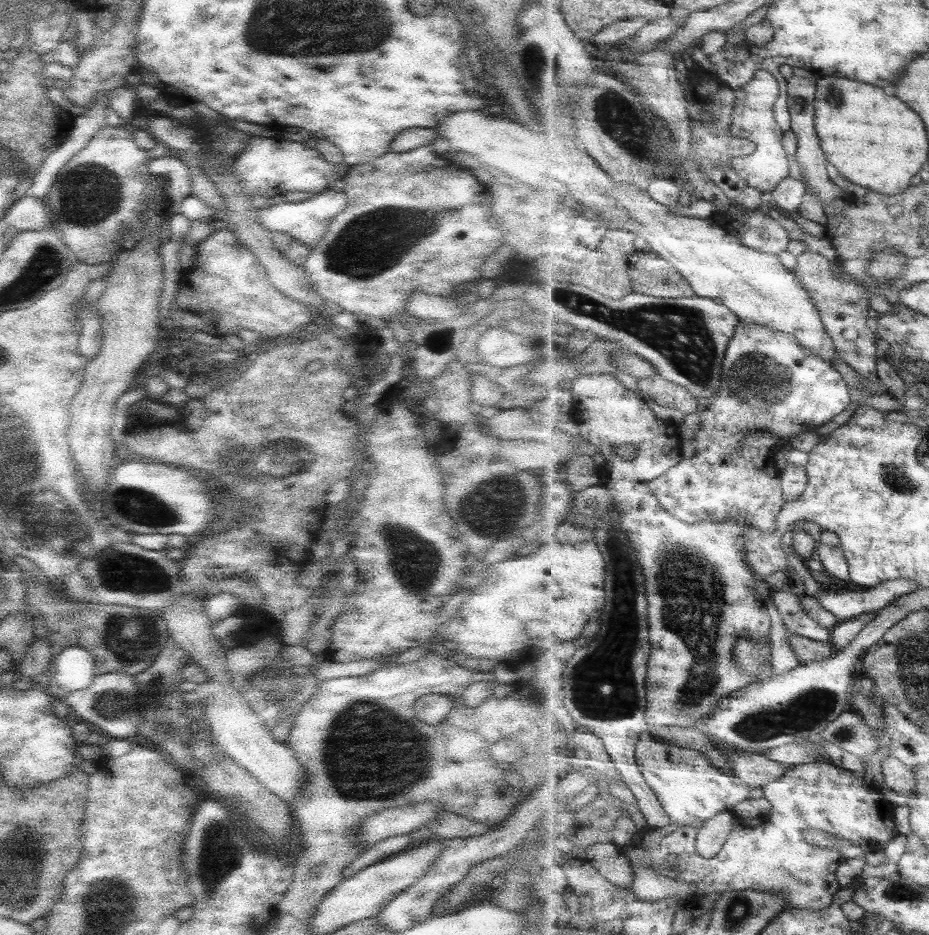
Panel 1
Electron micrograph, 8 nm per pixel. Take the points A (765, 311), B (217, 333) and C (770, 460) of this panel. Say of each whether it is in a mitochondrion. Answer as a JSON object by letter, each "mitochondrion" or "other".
{"A":"other","B":"other","C":"other"}

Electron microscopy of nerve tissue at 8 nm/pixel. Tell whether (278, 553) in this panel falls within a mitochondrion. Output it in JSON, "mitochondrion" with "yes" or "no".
{"mitochondrion":"no"}

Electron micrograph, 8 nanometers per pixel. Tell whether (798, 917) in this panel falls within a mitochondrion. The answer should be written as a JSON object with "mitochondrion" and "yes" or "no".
{"mitochondrion":"no"}

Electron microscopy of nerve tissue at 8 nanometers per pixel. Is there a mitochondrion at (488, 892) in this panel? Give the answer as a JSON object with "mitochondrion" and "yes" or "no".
{"mitochondrion":"no"}

